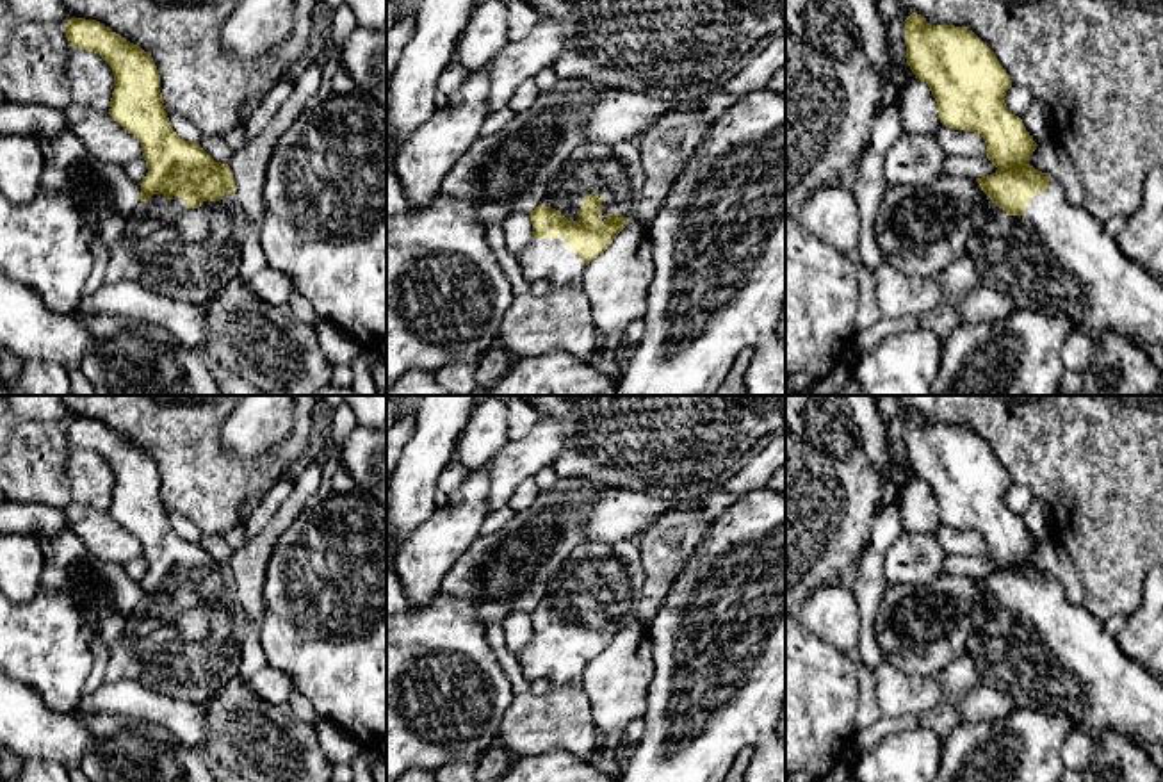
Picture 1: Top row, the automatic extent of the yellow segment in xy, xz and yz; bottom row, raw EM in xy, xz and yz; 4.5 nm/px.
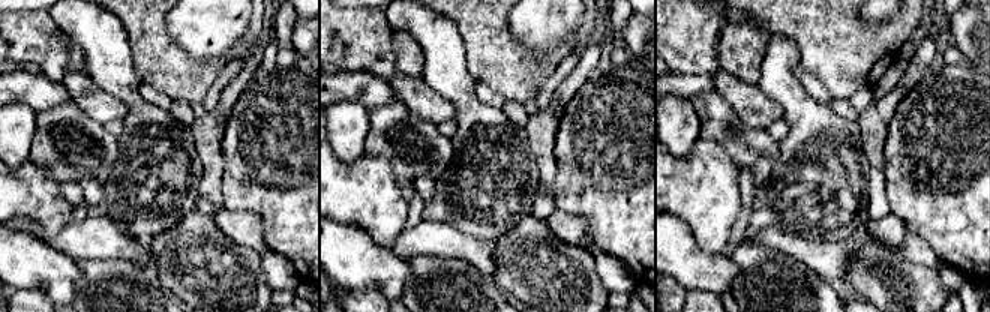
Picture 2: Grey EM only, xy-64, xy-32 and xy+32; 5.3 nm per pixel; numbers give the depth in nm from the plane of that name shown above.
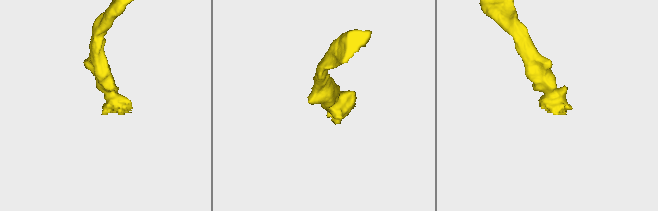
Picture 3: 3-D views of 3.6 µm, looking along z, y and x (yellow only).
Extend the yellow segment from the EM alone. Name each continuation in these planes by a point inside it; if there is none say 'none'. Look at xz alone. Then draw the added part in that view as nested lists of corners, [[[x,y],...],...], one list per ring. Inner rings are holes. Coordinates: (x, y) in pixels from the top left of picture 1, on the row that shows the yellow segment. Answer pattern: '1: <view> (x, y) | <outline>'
1: xz (615, 171) | [[[638,141],[614,144],[582,144],[572,151],[545,185],[540,205],[559,210],[568,221],[581,221],[577,210],[586,194],[602,196],[602,216],[622,214],[629,224],[636,219],[645,185]]]

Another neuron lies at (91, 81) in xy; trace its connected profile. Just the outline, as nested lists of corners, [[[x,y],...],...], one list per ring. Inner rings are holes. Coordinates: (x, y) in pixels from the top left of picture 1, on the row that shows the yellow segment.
[[[71,48],[68,59],[71,100],[109,112],[114,91],[112,68],[94,52]]]

